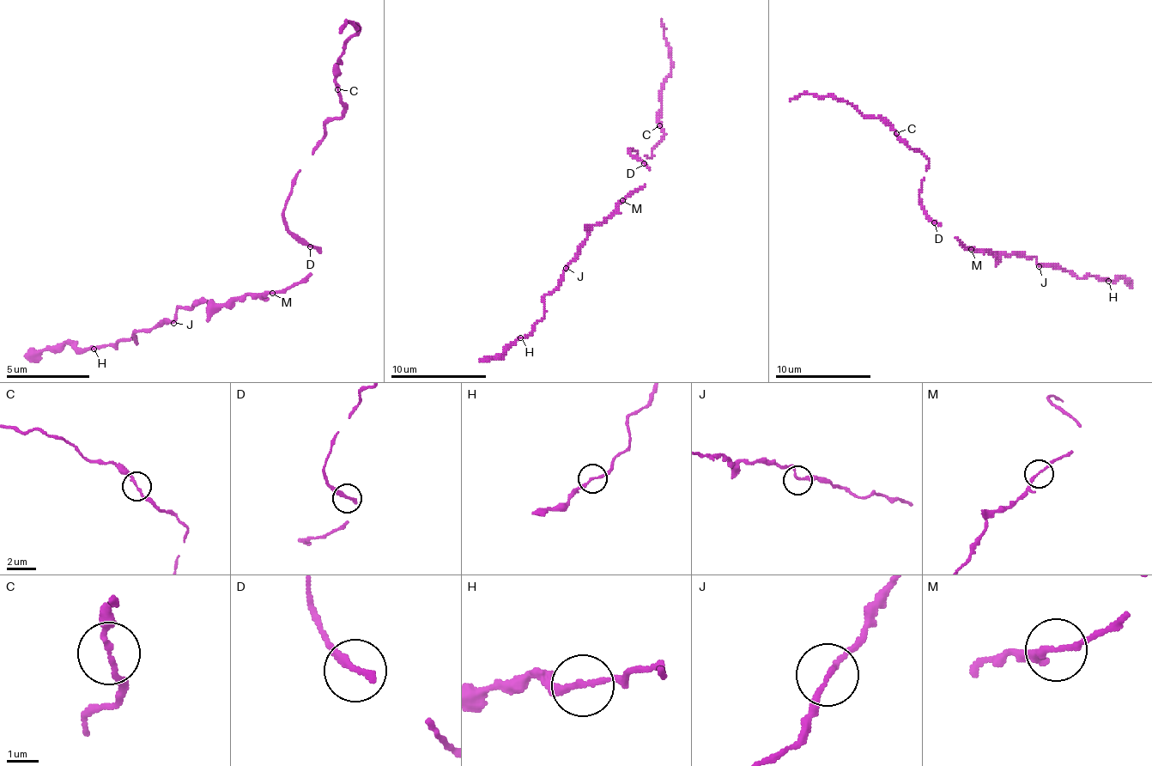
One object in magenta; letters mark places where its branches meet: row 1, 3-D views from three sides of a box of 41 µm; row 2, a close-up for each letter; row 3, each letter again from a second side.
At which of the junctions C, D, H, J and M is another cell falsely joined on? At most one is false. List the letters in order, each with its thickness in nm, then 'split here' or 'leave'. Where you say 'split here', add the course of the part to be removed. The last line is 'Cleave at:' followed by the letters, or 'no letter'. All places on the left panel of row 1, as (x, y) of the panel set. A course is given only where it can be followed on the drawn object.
C: 150 nm thick; leave
D: 300 nm thick; leave
H: 170 nm thick; leave
J: 150 nm thick; leave
M: 180 nm thick; leave
Cleave at: no letter

